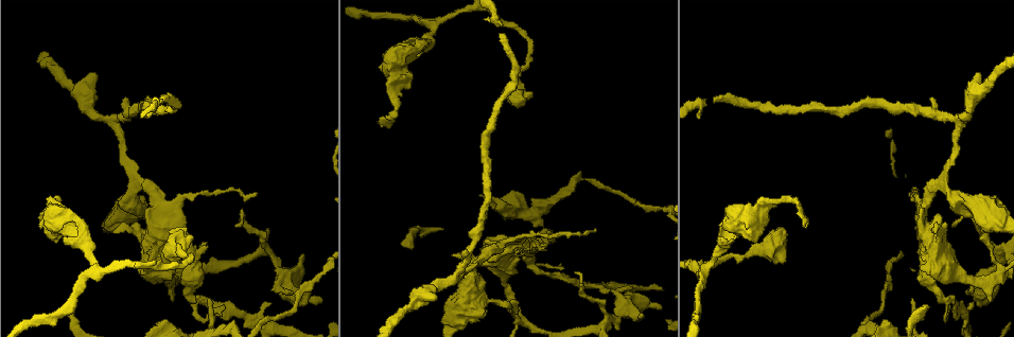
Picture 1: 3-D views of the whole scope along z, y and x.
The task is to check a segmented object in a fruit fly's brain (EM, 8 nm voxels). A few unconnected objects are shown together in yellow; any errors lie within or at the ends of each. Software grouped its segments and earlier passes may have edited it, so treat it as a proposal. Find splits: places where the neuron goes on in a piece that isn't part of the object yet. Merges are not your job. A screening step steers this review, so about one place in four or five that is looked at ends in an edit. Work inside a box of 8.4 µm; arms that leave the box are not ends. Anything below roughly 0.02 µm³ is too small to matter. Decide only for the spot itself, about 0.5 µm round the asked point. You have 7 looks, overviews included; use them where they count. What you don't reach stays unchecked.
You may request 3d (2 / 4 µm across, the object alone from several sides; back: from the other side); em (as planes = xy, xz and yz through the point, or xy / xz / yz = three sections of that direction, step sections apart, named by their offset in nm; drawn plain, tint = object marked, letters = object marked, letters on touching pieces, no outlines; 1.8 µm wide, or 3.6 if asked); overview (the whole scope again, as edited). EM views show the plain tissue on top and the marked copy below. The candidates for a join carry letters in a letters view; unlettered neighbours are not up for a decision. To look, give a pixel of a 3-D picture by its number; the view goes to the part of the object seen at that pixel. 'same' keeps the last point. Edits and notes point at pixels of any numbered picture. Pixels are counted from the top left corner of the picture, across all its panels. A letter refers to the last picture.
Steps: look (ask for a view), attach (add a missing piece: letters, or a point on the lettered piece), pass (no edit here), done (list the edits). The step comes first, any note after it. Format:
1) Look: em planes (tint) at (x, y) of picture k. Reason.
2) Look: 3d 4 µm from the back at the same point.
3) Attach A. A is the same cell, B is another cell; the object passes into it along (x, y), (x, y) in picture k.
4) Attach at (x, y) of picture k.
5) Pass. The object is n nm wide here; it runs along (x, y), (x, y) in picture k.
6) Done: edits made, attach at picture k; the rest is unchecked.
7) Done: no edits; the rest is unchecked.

Look: em yz step 4 (tint) at (992, 246) of picture 1.

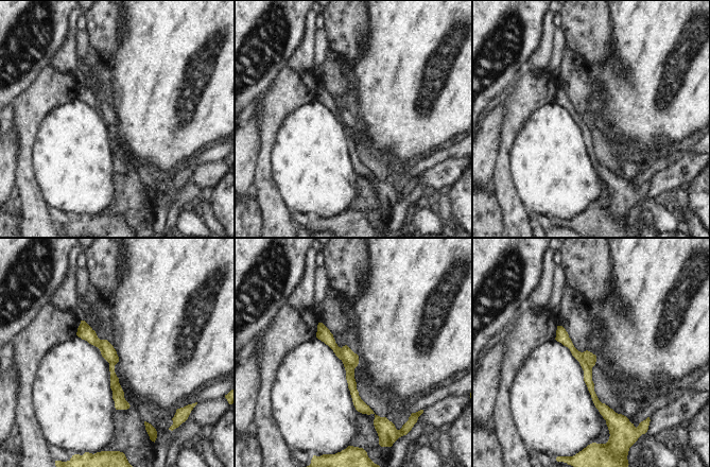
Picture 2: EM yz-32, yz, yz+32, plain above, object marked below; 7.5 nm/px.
Look: em planes (letters) at the same point. Cut it another way.

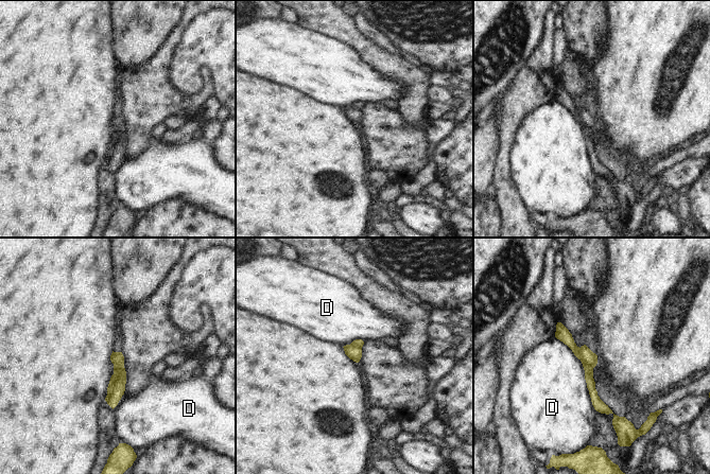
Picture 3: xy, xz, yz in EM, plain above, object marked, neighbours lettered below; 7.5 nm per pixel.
Pass. D is another cell; a border runs along (555, 336), (581, 362), (596, 410) in picture 3; no lettered piece goes on from it.

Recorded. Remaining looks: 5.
Look: em yz step 16 (letters) at (234, 225) of picture 1. Thin end.

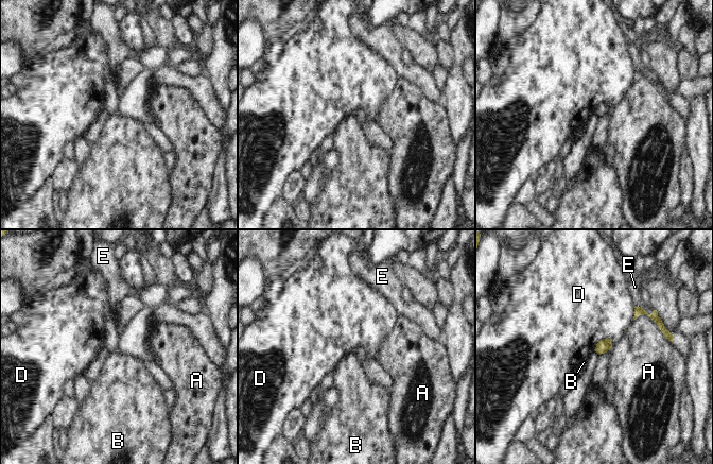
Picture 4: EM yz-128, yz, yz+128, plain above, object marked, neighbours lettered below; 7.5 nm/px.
Look: em planes (letters) at the same point.

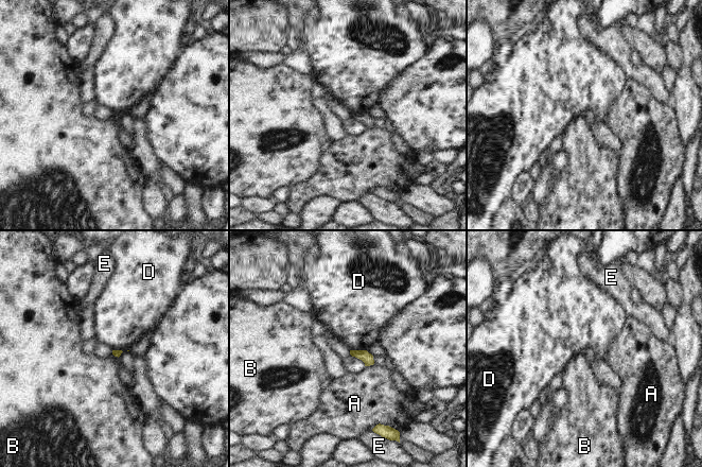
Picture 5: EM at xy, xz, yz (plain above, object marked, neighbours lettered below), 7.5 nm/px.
Pass. A, B, D and E are other cells; a border runs along (350, 349), (366, 350) in picture 5; no lettered piece goes on from it.

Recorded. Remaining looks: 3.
Look: 3d 2 µm at (380, 124) of picture 1. An open end.

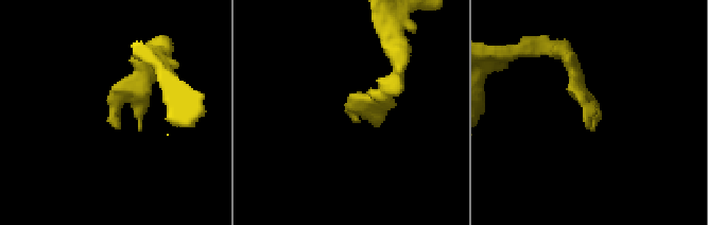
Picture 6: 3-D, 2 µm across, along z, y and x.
Look: em 3.6 µm xz step 8 (tint) at (116, 125) of picture 6. Need the tissue.

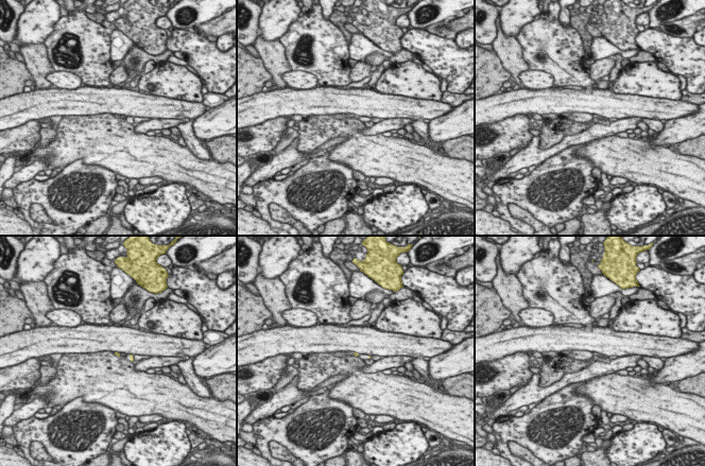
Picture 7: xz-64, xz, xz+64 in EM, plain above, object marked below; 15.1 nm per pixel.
Look: em 3.6 µm planes (letters) at the same point.

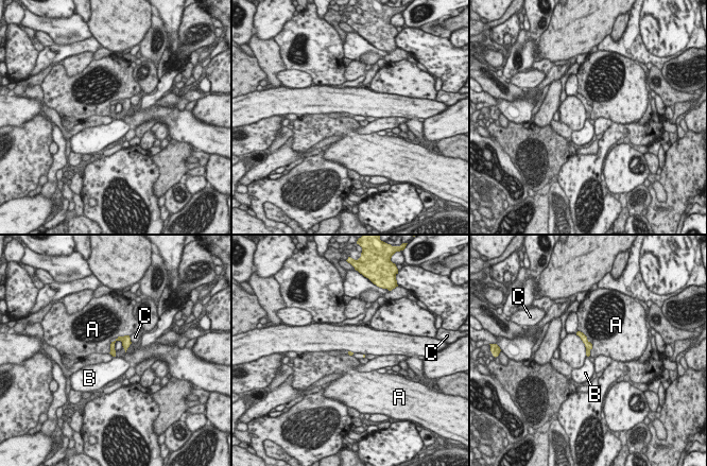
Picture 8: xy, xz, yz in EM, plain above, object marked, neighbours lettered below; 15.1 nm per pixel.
Pass. A, B and C are other cells; a border runs along (128, 335), (132, 343) in picture 8; no lettered piece goes on from it.

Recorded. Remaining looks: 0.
Done: no edits; the rest is unchecked.

